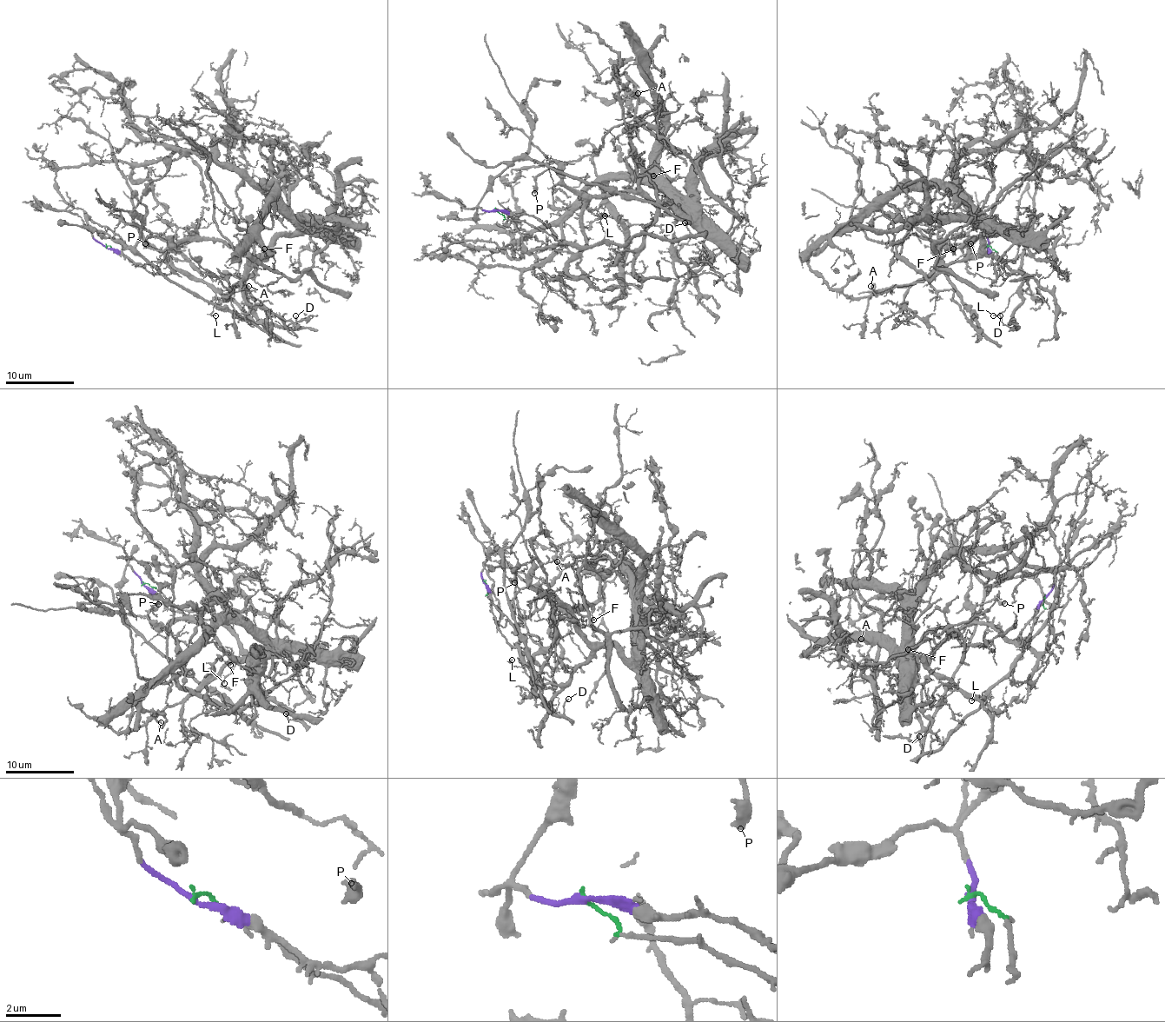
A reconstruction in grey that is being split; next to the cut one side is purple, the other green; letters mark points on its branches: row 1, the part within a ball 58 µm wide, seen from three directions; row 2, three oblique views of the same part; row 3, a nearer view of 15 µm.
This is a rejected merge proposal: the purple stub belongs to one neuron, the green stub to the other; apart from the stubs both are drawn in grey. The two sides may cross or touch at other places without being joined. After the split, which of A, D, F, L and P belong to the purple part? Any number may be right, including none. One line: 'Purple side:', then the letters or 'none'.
Purple side: A, F, P

